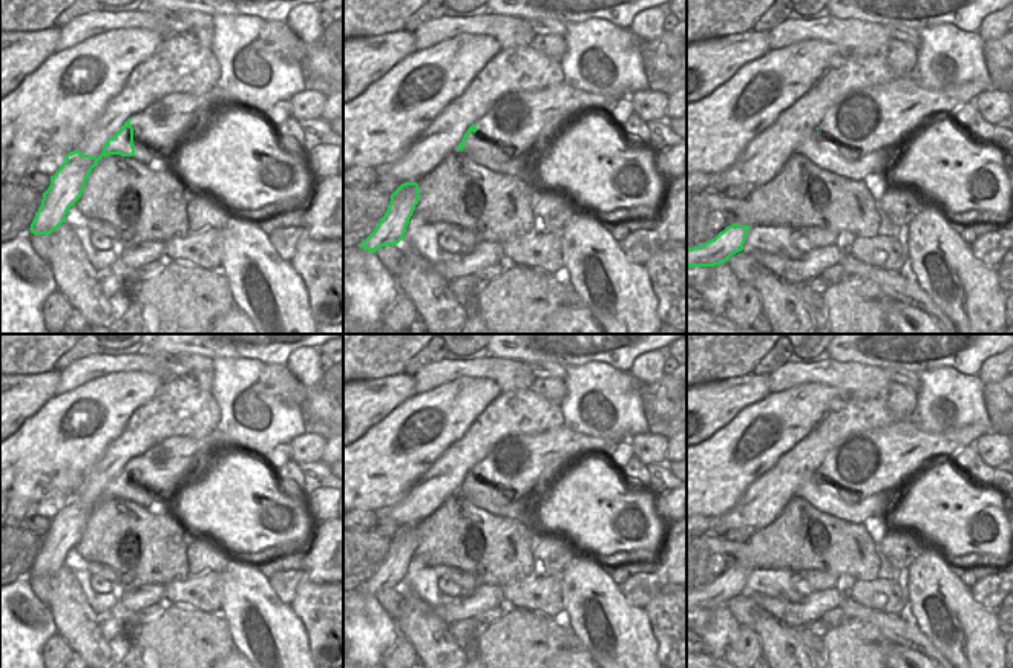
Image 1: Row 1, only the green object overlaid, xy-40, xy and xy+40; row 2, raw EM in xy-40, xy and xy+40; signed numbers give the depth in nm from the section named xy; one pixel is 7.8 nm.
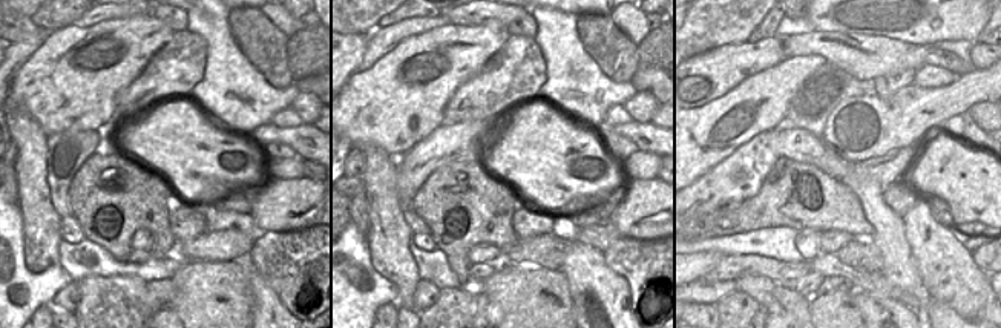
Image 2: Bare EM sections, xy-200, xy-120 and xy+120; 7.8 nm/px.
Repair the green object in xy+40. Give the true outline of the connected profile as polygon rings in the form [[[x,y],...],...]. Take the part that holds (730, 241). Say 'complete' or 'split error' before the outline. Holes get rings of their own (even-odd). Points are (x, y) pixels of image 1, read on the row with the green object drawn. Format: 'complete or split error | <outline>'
complete | [[[733,224],[714,239],[693,248],[687,248],[687,268],[714,267],[726,262],[733,254],[743,250],[748,225]]]

